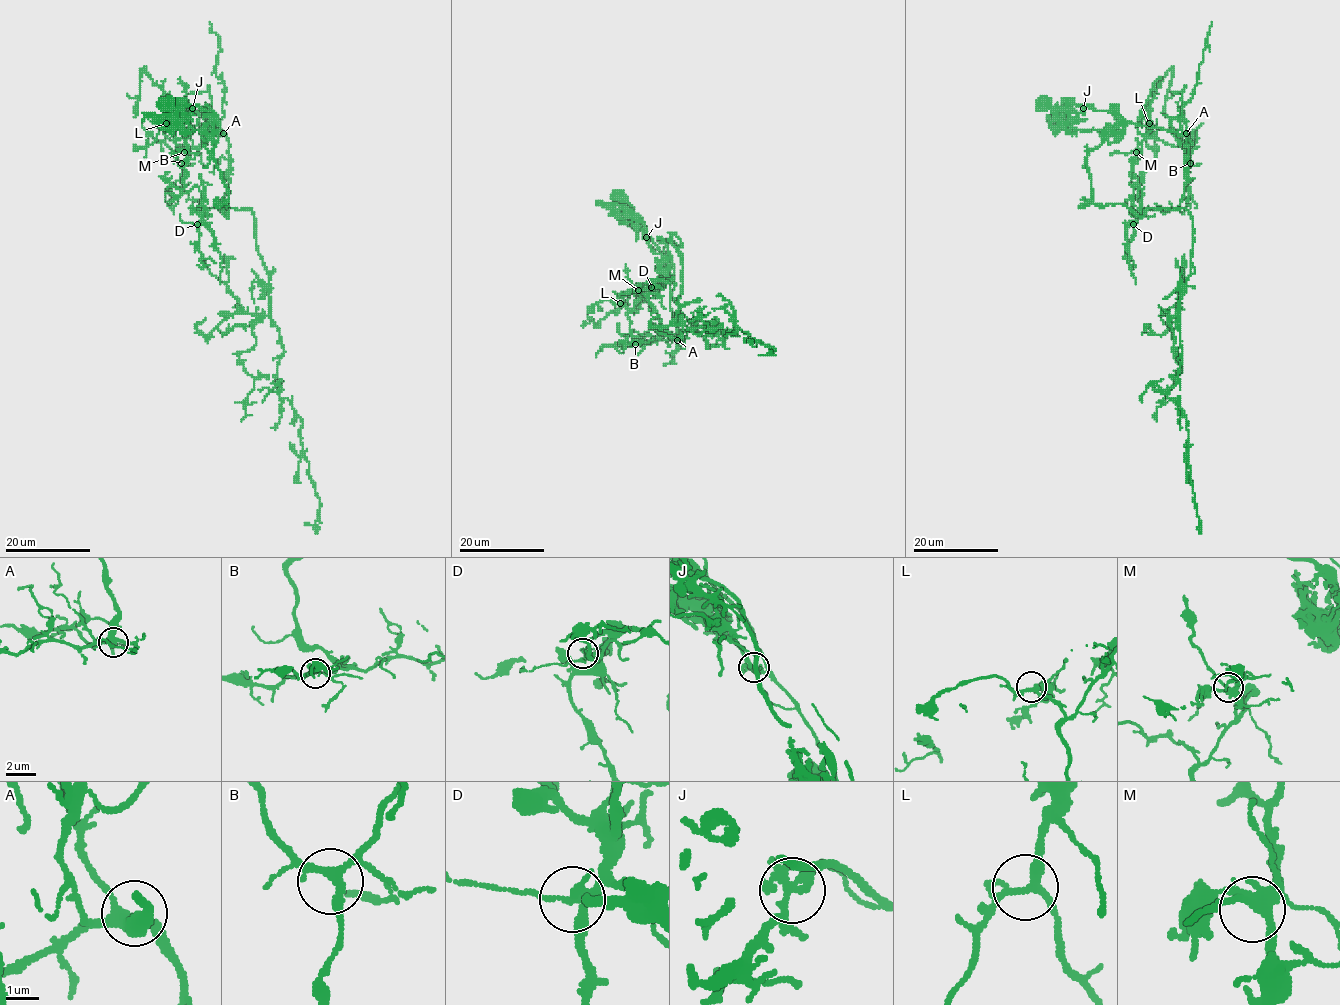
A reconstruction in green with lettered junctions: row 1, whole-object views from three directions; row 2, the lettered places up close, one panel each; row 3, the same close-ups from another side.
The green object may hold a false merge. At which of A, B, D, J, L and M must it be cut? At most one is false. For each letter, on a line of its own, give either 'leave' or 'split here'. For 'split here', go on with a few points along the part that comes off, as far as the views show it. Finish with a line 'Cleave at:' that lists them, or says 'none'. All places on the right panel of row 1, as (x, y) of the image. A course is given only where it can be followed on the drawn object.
A: leave
B: leave
D: leave
J: split here; foreign part runs (1083, 108), (1074, 117), (1059, 108), (1058, 118), (1102, 135), (1119, 133), (1124, 121), (1111, 105)
L: leave
M: leave
Cleave at: J

